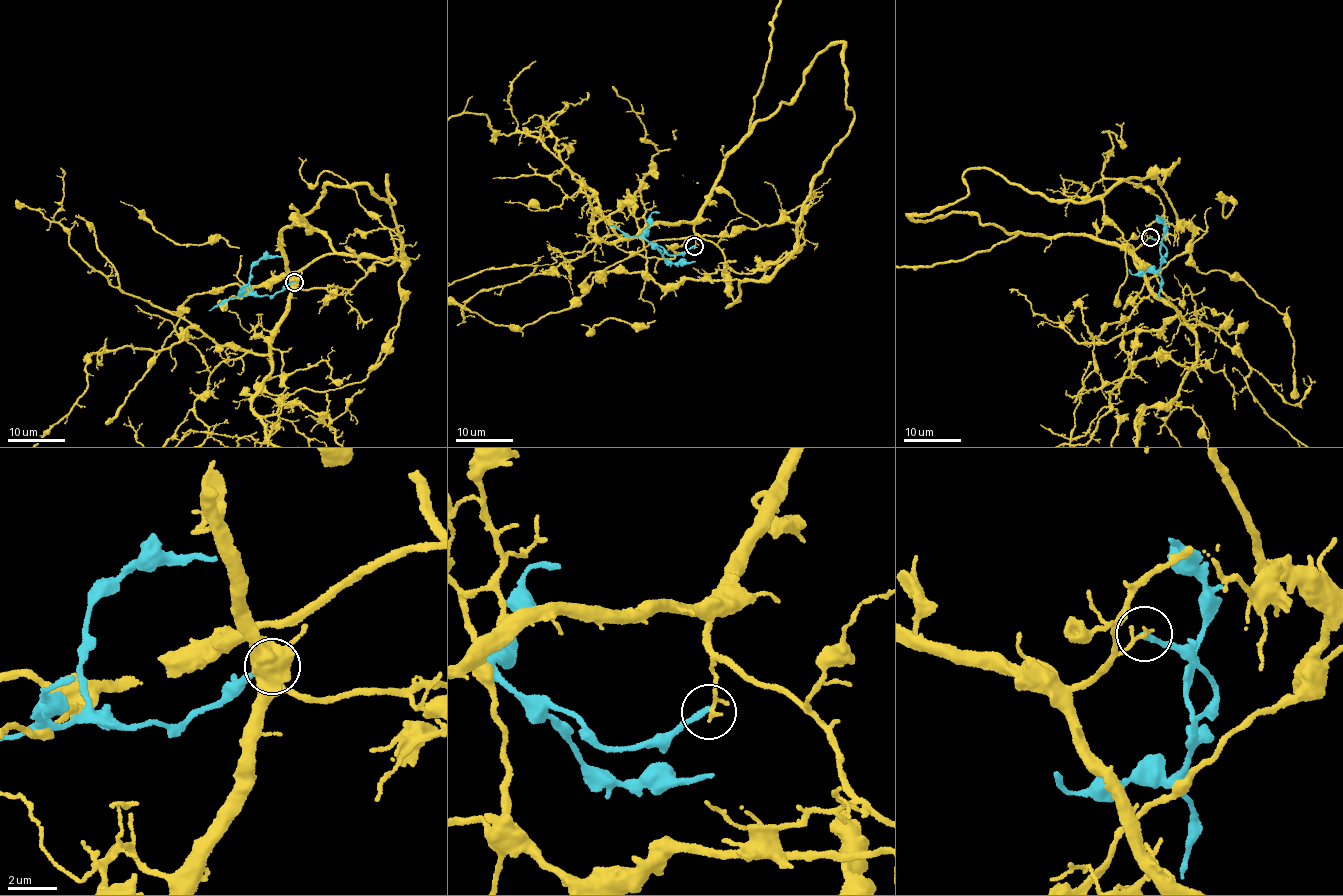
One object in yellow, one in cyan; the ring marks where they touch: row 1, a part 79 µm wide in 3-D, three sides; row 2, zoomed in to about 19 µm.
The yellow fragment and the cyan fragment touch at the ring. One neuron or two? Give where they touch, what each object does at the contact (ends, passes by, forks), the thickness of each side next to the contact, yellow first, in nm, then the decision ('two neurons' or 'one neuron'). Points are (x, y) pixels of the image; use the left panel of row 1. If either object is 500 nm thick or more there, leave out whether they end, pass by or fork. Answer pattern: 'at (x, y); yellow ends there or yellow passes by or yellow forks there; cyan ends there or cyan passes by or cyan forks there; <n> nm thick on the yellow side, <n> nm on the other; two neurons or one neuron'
at (294, 282); yellow ends there; cyan ends there; 180 nm thick on the yellow side, 240 nm on the other; two neurons

